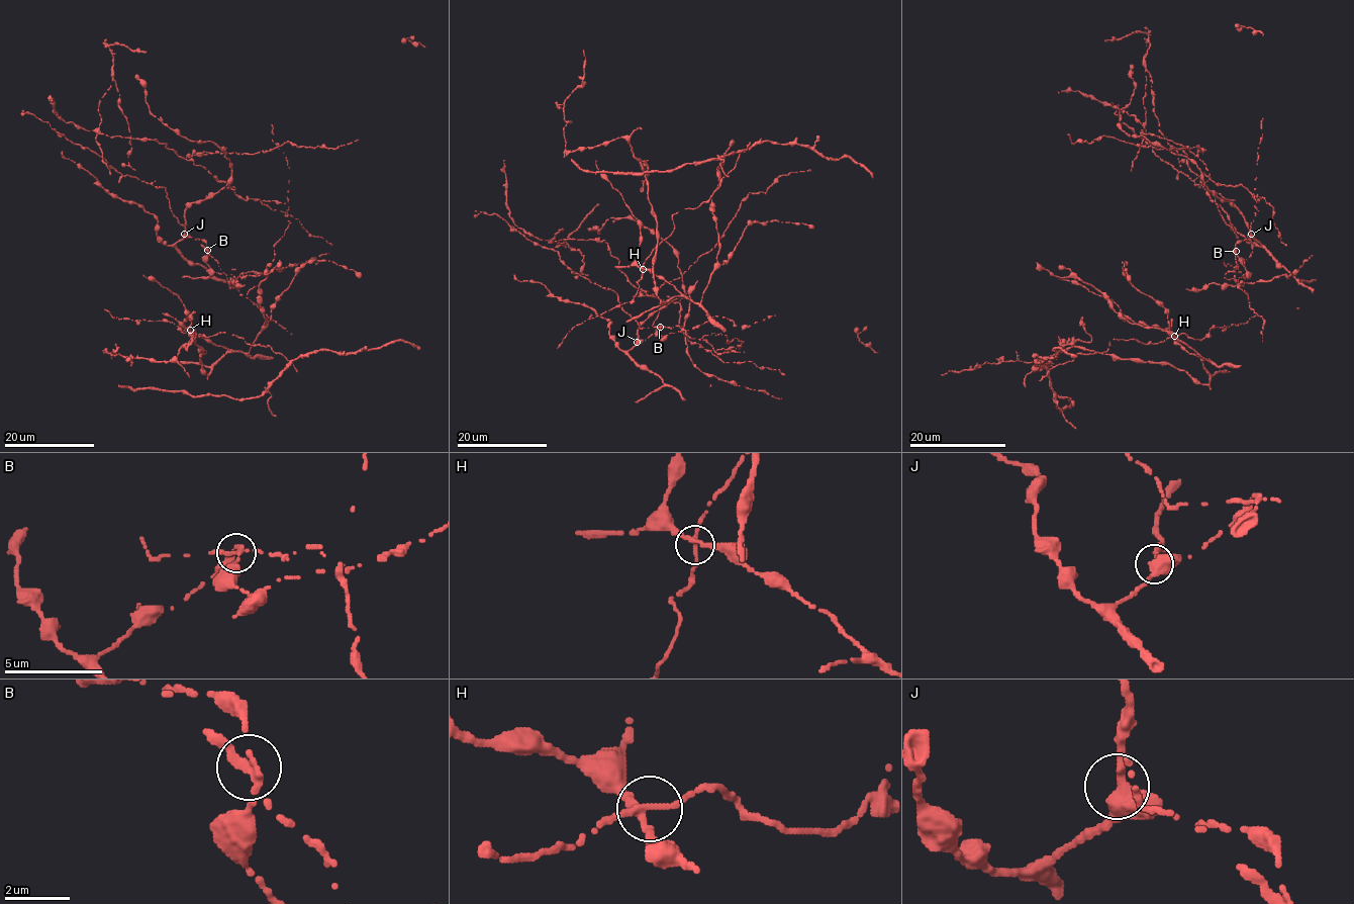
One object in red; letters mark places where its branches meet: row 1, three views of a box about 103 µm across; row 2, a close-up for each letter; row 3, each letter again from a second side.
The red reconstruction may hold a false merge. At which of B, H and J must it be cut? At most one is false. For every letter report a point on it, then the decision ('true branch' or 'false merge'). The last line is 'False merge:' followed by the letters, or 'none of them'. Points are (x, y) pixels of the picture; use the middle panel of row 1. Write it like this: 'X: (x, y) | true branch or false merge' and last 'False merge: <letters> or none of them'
B: (660, 327) | false merge
H: (643, 269) | true branch
J: (637, 342) | true branch
False merge: B

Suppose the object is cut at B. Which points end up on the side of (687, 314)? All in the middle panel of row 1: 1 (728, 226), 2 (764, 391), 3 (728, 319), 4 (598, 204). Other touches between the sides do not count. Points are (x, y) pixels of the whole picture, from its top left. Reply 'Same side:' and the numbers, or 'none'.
Same side: 2, 3

